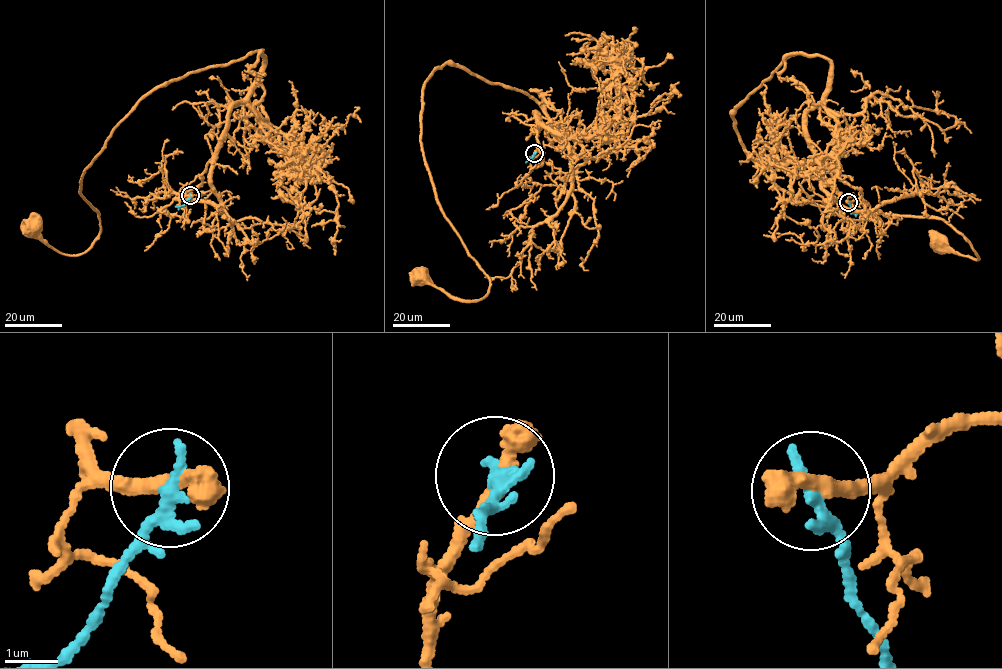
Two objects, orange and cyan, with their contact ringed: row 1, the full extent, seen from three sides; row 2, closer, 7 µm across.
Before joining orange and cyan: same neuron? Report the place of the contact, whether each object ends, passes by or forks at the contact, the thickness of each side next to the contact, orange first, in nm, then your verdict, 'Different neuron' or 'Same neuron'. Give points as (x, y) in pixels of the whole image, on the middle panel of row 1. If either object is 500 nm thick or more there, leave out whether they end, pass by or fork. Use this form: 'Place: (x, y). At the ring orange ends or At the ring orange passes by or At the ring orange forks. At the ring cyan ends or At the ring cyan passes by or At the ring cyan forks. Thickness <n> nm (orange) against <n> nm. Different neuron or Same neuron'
Place: (534, 153). At the ring orange passes by. At the ring cyan ends. Thickness 260 nm (orange) against 320 nm. Different neuron

